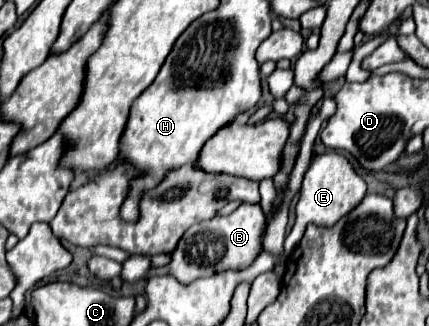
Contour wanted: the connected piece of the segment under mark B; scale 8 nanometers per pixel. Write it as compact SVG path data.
M243 202L233 214L207 220L203 224L191 226L173 252L173 260L167 266L167 272L173 274L181 284L191 284L197 278L211 276L223 270L245 270L249 268L259 254L263 252L267 220L259 204Z

